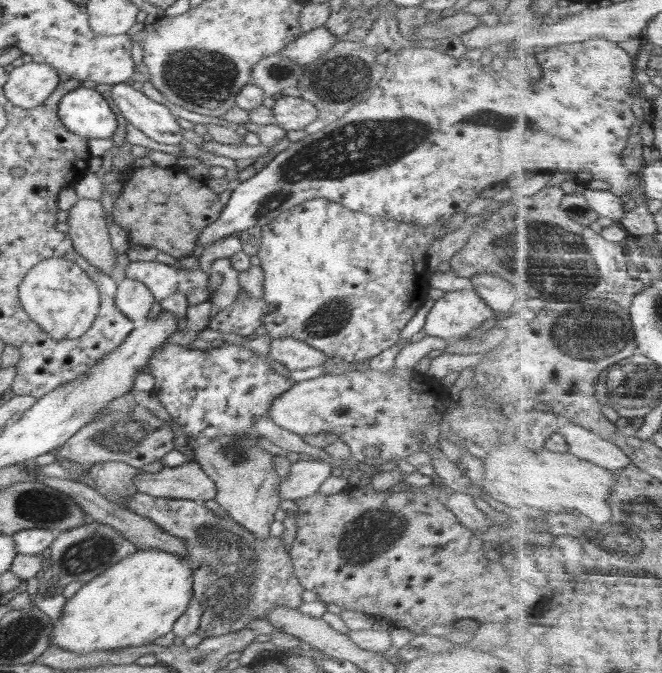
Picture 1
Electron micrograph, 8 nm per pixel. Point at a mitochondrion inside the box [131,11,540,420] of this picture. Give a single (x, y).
(207, 79)

